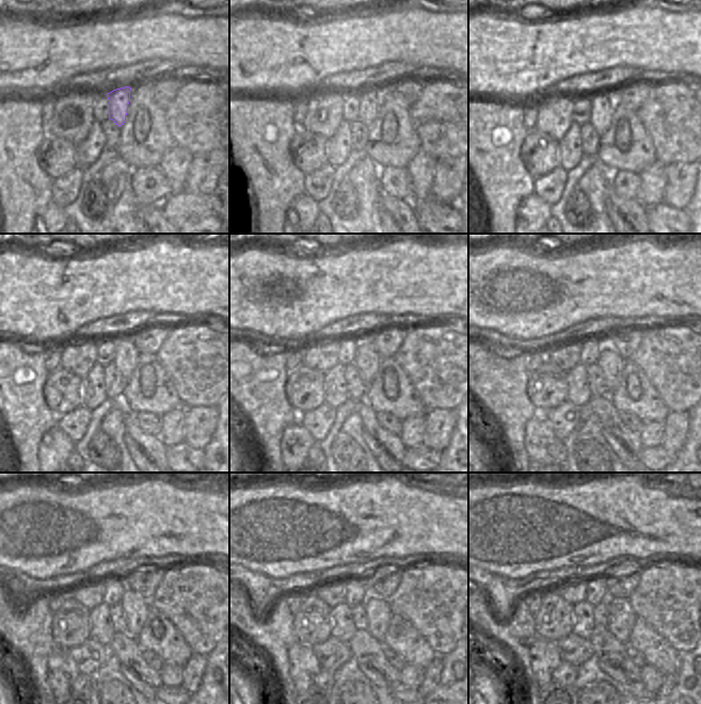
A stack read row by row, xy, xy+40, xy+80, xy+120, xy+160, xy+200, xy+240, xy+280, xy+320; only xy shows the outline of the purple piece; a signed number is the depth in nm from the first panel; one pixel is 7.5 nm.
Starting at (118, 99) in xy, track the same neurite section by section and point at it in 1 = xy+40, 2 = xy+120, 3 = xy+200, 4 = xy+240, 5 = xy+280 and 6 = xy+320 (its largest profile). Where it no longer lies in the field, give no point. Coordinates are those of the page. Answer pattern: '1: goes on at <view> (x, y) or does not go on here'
1: goes on at xy+40 (363, 107)
2: goes on at xy+120 (126, 357)
3: goes on at xy+200 (611, 364)
4: goes on at xy+240 (136, 607)
5: goes on at xy+280 (378, 611)
6: goes on at xy+320 (621, 618)

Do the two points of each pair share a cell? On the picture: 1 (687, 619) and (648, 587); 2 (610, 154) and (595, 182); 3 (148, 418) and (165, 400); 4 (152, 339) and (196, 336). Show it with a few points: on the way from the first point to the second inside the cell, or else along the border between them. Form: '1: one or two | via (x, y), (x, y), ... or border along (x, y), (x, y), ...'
1: one | via (678, 612), (663, 597), (657, 596)
2: two | border along (598, 160), (607, 170)
3: two | border along (137, 412), (147, 411), (159, 417)
4: two | border along (170, 326), (169, 334), (156, 354)

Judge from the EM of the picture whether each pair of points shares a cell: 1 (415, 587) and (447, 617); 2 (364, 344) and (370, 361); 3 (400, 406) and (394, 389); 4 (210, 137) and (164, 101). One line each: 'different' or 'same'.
1: same
2: same
3: same
4: different

